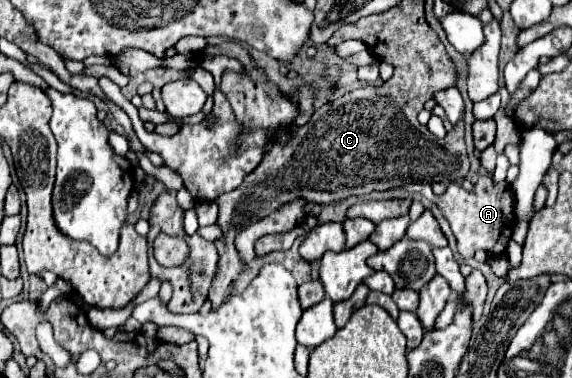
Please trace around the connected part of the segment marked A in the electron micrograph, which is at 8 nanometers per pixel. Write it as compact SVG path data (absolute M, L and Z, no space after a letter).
M483 175L483 177L479 177L479 181L477 181L477 185L475 185L475 189L473 191L465 191L461 185L457 185L457 183L451 183L449 187L447 187L447 191L445 191L445 198L437 197L435 193L432 191L432 187L429 185L431 189L427 189L427 187L423 187L423 197L427 197L429 201L433 201L433 203L437 203L439 205L439 209L445 213L445 219L449 221L449 225L451 225L451 229L453 229L453 235L457 237L457 247L459 247L459 253L463 255L463 257L473 257L475 255L475 251L479 251L479 249L485 249L487 253L491 253L491 255L503 255L505 253L505 247L507 247L507 241L511 239L511 233L513 233L513 227L515 227L515 217L513 217L513 193L509 191L509 185L507 183L493 183L491 181L491 175Z

